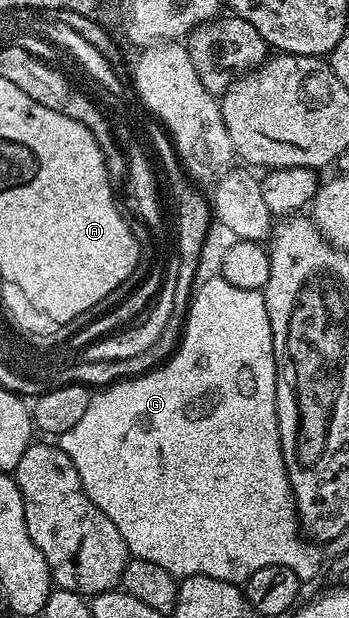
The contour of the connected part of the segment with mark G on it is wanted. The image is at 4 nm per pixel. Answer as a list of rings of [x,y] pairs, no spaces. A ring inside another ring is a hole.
[[[220,276],[203,282],[196,287],[187,307],[185,326],[181,330],[181,340],[173,351],[173,357],[148,374],[115,382],[90,393],[87,412],[83,412],[79,424],[75,424],[75,428],[67,428],[67,432],[59,435],[61,451],[71,460],[71,464],[75,464],[75,472],[79,472],[79,480],[89,499],[103,512],[103,516],[111,519],[115,528],[119,528],[119,536],[123,536],[130,555],[159,564],[173,574],[175,579],[211,576],[215,580],[244,584],[251,572],[259,572],[259,568],[268,566],[291,568],[291,572],[295,572],[301,580],[313,578],[321,566],[321,554],[316,545],[310,544],[299,533],[297,505],[291,492],[289,473],[283,464],[277,419],[277,365],[264,293],[235,287]]]

